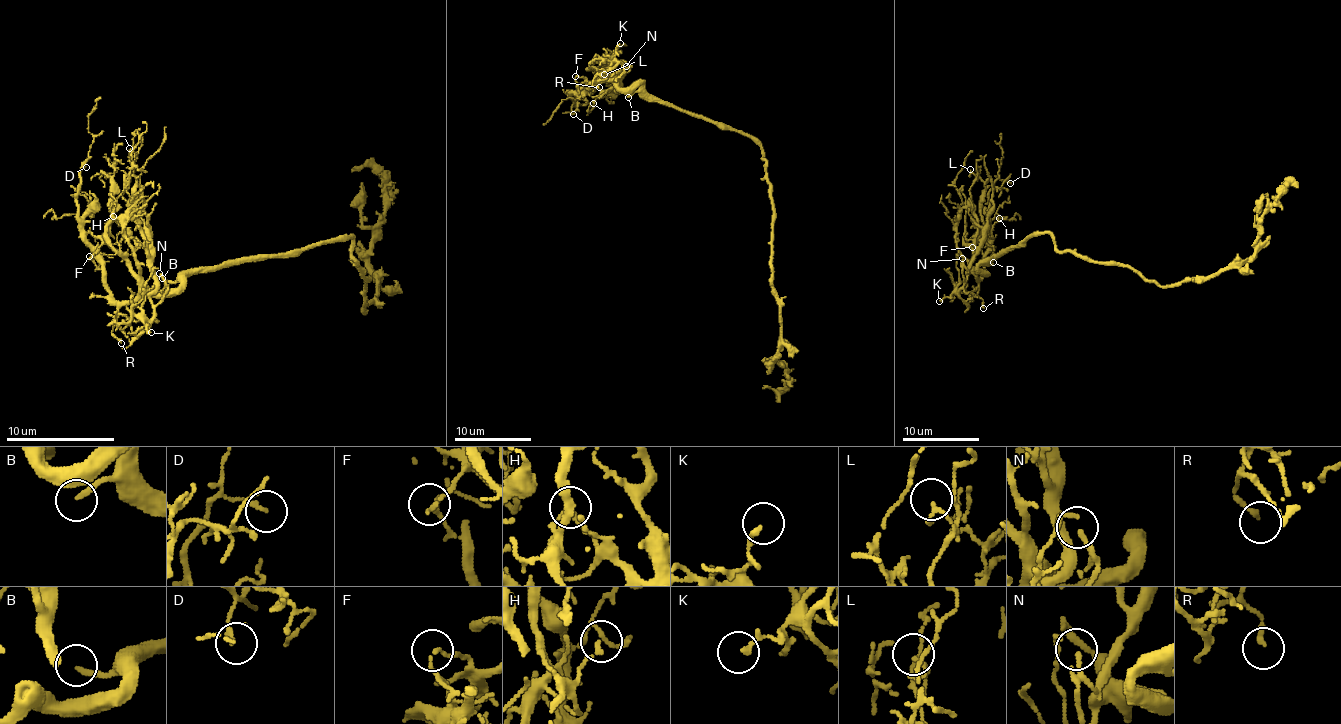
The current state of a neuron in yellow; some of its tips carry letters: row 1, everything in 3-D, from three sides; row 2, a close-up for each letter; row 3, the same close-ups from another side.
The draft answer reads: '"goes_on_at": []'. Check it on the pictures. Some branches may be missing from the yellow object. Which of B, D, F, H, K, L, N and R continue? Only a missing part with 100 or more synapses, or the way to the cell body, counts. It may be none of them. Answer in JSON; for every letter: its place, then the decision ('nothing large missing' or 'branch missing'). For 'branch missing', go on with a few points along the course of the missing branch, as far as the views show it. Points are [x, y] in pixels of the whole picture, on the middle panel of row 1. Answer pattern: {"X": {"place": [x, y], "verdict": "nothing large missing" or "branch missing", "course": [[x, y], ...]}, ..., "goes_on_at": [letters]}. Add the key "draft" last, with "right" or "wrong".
{"B": {"place": [628, 97], "verdict": "branch missing", "course": [[628, 97], [620, 107], [641, 99], [714, 122], [743, 151], [784, 153], [803, 335], [877, 427]]}, "D": {"place": [573, 114], "verdict": "nothing large missing"}, "F": {"place": [575, 76], "verdict": "nothing large missing"}, "H": {"place": [593, 103], "verdict": "nothing large missing"}, "K": {"place": [620, 43], "verdict": "nothing large missing"}, "L": {"place": [604, 74], "verdict": "nothing large missing"}, "N": {"place": [626, 66], "verdict": "nothing large missing"}, "R": {"place": [599, 87], "verdict": "nothing large missing"}, "goes_on_at": ["B"], "draft": "wrong"}

